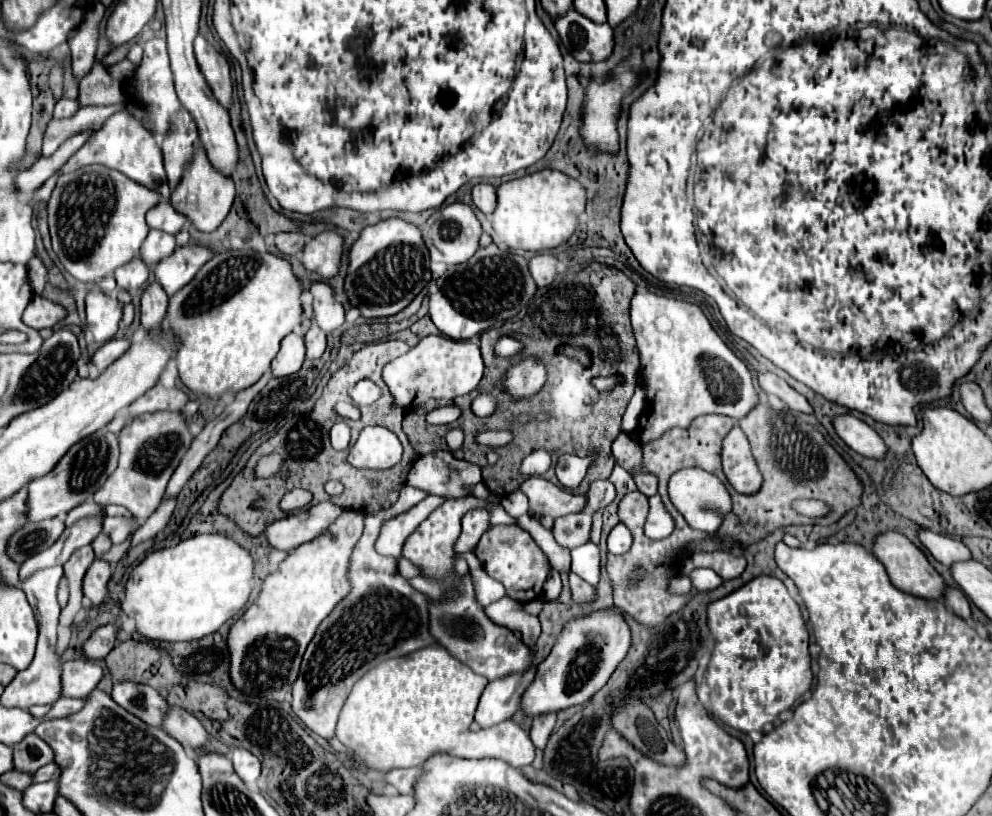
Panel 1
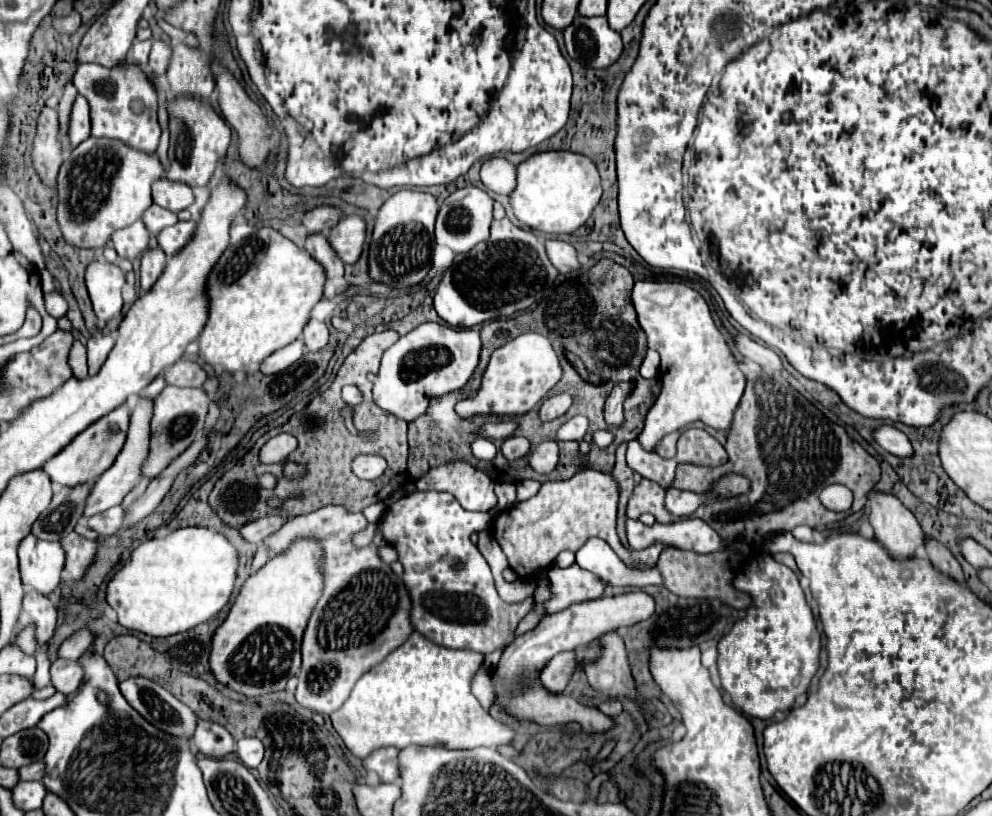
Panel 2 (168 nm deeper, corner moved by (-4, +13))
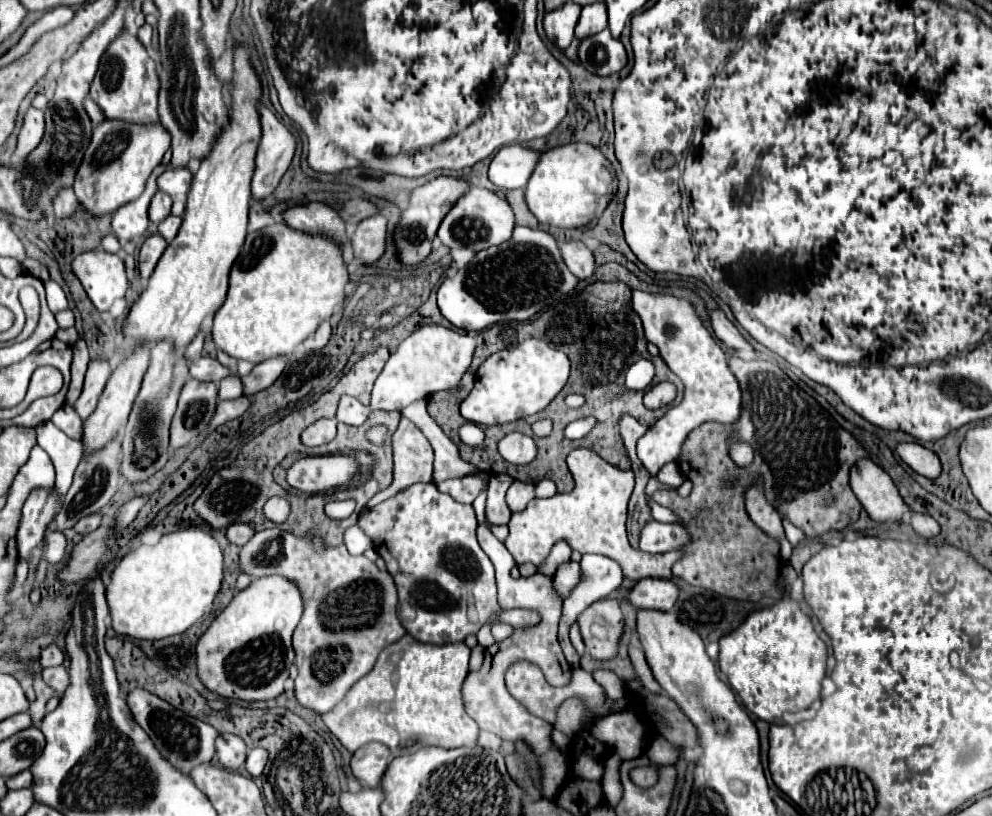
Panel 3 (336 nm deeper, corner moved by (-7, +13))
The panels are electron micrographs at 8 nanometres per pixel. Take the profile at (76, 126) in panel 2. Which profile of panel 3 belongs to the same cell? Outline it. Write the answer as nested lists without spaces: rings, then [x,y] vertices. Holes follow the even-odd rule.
[[[85,97],[85,111],[89,115],[89,119],[93,121],[93,125],[99,125],[103,121],[103,115],[101,115],[101,109],[93,103],[91,97]]]

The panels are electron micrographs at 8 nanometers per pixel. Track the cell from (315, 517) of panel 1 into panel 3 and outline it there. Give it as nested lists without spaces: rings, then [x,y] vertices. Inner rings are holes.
[[[237,523],[237,525],[227,527],[227,537],[235,545],[245,545],[253,535],[255,535],[255,527],[251,527],[247,523]]]

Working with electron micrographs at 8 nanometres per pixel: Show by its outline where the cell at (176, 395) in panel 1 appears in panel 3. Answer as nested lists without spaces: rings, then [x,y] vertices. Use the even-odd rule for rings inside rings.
[[[201,357],[201,359],[197,359],[197,361],[191,363],[189,375],[193,379],[197,379],[197,381],[213,381],[213,383],[219,383],[223,377],[229,375],[229,369],[223,367],[217,359]]]

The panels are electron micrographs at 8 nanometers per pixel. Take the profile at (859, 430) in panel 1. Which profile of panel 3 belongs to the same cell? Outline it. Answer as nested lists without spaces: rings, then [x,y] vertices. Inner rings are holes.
[[[901,441],[901,443],[897,443],[895,451],[915,473],[919,473],[923,477],[931,479],[941,473],[941,463],[939,463],[937,455],[915,441]]]

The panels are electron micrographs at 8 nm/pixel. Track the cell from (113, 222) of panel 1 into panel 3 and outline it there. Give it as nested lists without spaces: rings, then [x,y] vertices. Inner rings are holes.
[[[103,121],[93,129],[91,143],[77,169],[73,191],[81,207],[93,217],[113,215],[119,207],[131,203],[145,191],[145,183],[153,169],[161,163],[169,149],[169,133],[157,123],[157,127],[135,127],[131,123]]]

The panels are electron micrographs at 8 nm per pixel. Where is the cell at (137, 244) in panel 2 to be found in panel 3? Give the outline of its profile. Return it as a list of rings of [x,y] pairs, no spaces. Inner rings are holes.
[[[158,165],[155,170],[153,170],[153,175],[149,177],[149,183],[147,183],[145,193],[143,193],[139,199],[135,199],[133,203],[121,207],[121,211],[117,211],[117,215],[113,215],[113,233],[115,233],[115,237],[117,237],[121,243],[127,243],[127,241],[133,241],[133,239],[145,235],[145,231],[147,231],[147,227],[149,227],[147,207],[149,207],[151,197],[153,197],[155,191],[157,191],[155,179],[165,170],[165,165]]]

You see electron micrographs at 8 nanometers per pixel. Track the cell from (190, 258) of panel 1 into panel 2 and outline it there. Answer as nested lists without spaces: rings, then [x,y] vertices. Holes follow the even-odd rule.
[[[178,221],[174,227],[166,227],[158,233],[158,245],[170,257],[170,255],[178,253],[190,241],[194,227],[196,227],[194,221]]]

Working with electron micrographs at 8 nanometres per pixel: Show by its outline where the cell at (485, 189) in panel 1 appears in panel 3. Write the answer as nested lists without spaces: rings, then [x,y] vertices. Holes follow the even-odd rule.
[[[521,145],[503,147],[495,153],[489,165],[489,181],[503,191],[525,189],[537,159],[539,151],[531,151]]]

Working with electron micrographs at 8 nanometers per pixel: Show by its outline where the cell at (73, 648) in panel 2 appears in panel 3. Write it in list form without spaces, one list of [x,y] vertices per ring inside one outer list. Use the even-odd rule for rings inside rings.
[[[55,643],[45,647],[41,653],[41,665],[43,667],[55,667],[55,665],[63,665],[65,661],[65,651],[59,649]]]

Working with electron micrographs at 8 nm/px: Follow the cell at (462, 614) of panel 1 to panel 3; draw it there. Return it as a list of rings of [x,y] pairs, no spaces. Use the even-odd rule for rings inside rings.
[[[415,483],[409,491],[401,491],[387,503],[369,509],[369,513],[359,517],[359,527],[373,539],[375,551],[385,559],[387,571],[399,589],[399,619],[417,641],[435,645],[459,643],[469,635],[477,635],[485,623],[499,623],[503,609],[497,601],[495,569],[477,543],[477,519],[471,505],[457,503],[451,495],[441,493],[435,483]]]

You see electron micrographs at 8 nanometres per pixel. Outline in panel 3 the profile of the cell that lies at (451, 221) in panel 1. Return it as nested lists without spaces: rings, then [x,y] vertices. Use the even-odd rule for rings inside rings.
[[[471,187],[461,195],[461,199],[457,199],[457,203],[445,215],[437,235],[441,243],[447,247],[469,247],[471,251],[481,251],[491,245],[501,245],[503,241],[507,241],[513,227],[515,227],[515,217],[505,199],[499,199],[497,193],[489,189]]]

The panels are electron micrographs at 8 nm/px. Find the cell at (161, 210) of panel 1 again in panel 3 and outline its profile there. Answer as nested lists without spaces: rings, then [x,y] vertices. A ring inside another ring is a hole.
[[[167,169],[163,175],[157,177],[157,187],[159,191],[165,191],[169,197],[179,197],[179,199],[185,199],[189,189],[191,189],[191,171],[185,169],[185,171],[173,171],[173,169]]]

